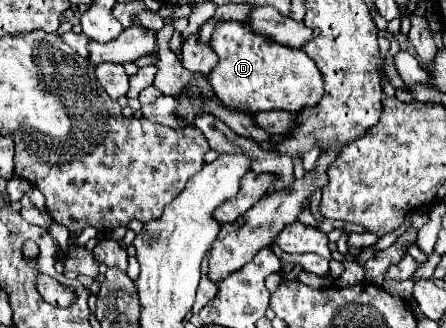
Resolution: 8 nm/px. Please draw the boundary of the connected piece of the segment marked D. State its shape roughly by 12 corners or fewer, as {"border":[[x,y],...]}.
{"border":[[214,28],[208,80],[230,110],[302,112],[324,94],[306,52]]}

